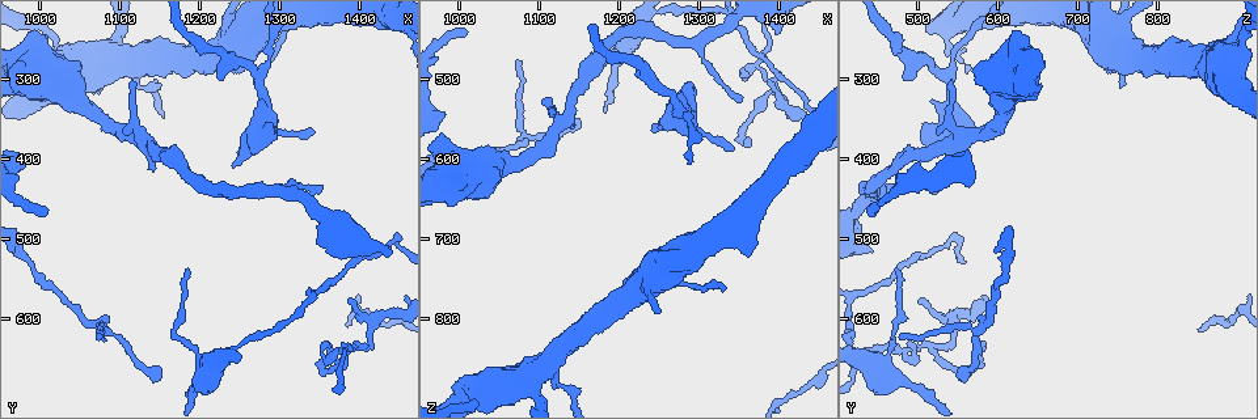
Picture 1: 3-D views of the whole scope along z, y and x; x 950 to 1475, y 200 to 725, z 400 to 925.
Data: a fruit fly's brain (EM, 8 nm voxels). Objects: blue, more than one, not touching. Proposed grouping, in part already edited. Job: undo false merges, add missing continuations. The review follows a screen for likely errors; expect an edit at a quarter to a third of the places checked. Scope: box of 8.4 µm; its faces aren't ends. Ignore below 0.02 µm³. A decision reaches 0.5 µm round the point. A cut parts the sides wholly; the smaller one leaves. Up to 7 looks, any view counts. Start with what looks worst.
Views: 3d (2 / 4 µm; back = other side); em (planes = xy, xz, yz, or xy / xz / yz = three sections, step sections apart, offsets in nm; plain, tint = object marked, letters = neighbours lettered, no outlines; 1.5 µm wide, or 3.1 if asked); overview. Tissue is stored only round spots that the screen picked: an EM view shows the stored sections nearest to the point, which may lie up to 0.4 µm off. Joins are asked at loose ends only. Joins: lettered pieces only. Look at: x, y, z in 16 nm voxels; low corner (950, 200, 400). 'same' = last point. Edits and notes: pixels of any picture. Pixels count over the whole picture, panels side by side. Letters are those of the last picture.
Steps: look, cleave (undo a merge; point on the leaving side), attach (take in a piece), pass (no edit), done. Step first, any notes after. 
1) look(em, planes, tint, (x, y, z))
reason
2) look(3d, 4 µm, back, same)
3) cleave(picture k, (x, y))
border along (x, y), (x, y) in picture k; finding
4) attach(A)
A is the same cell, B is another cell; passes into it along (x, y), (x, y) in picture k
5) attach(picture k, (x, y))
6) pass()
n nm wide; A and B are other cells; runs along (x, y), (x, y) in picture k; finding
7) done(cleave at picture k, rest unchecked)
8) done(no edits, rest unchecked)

look(em, xy, step 8, letters, (1115, 300, 875))
three arms meet

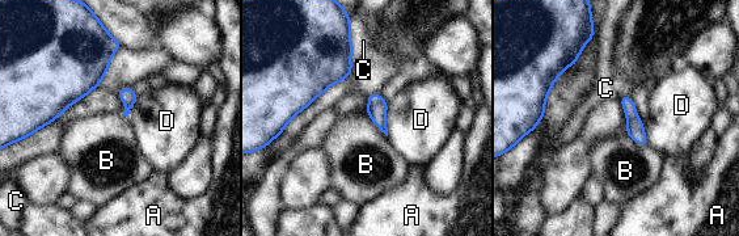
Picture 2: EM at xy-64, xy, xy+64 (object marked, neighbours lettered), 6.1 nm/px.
pass()
A, B, C and D are other cells; runs along (625, 98), (636, 133), (642, 143) in picture 2; all the same cell

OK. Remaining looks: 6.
look(3d, 2 µm, (1350, 430, 520))
thin end

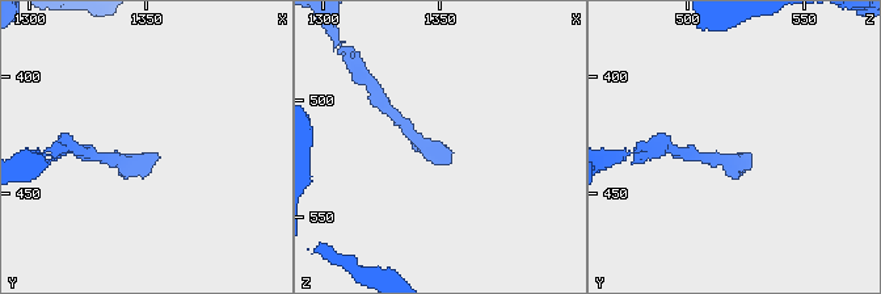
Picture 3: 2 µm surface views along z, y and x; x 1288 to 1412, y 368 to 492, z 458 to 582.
look(em, planes, letters, (1352, 433, 524))
need the tissue

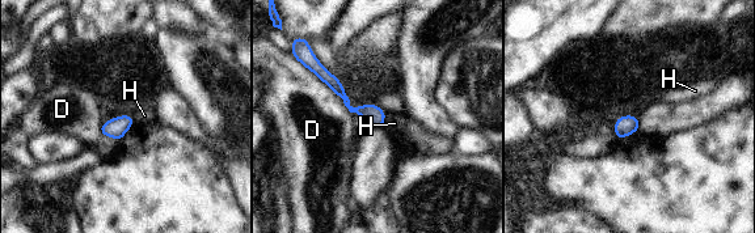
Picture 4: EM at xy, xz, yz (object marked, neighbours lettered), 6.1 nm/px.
pass()
D and H are other cells; runs along (317, 68), (351, 109), (380, 122) in picture 4; no lettered piece goes on from it

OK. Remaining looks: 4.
look(em, planes, letters, (1185, 535, 470))
thin end

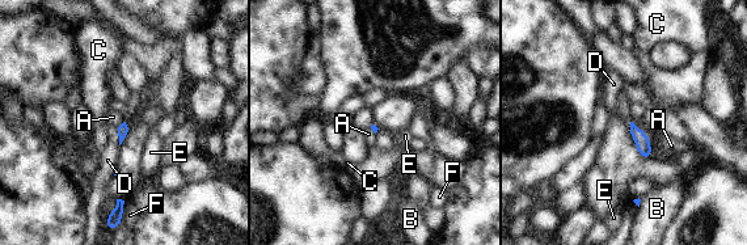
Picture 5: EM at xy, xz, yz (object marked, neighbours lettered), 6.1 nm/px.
pass()
A, B, C, D, E and F are other cells; border along (117, 127), (119, 146) in picture 5; no lettered piece goes on from it

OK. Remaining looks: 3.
done(no edits, rest unchecked)

